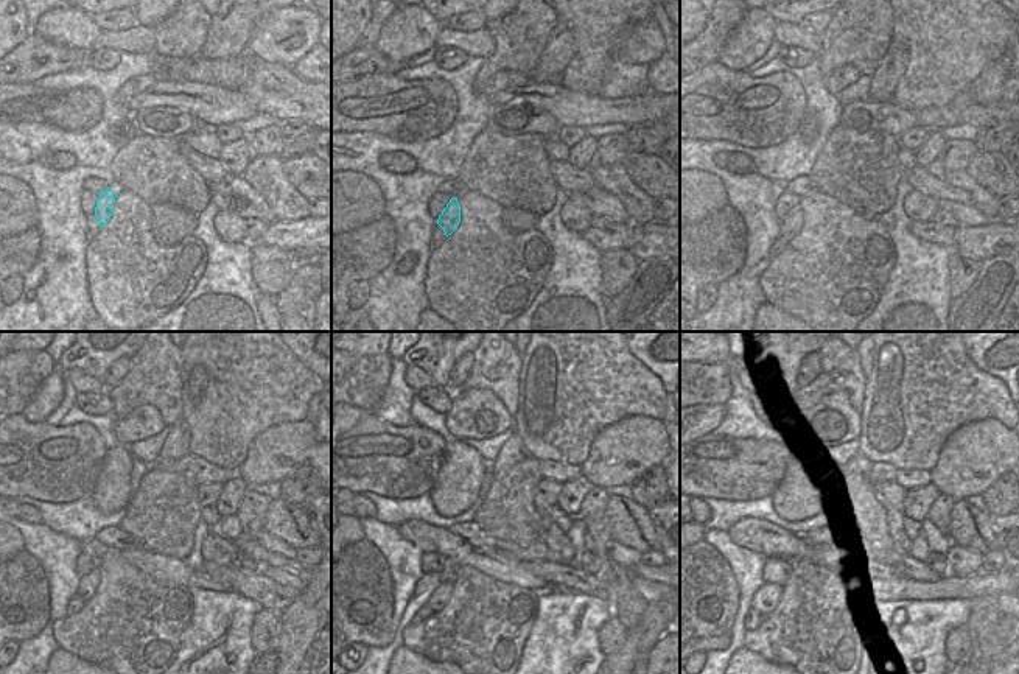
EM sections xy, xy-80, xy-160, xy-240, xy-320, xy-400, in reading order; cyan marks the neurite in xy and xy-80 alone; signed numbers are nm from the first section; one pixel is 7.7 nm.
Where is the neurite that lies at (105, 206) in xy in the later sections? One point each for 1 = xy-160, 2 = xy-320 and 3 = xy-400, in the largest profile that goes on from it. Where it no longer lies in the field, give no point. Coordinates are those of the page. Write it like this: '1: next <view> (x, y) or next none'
1: next xy-160 (791, 226)
2: next xy-320 (428, 582)
3: next xy-400 (766, 600)

